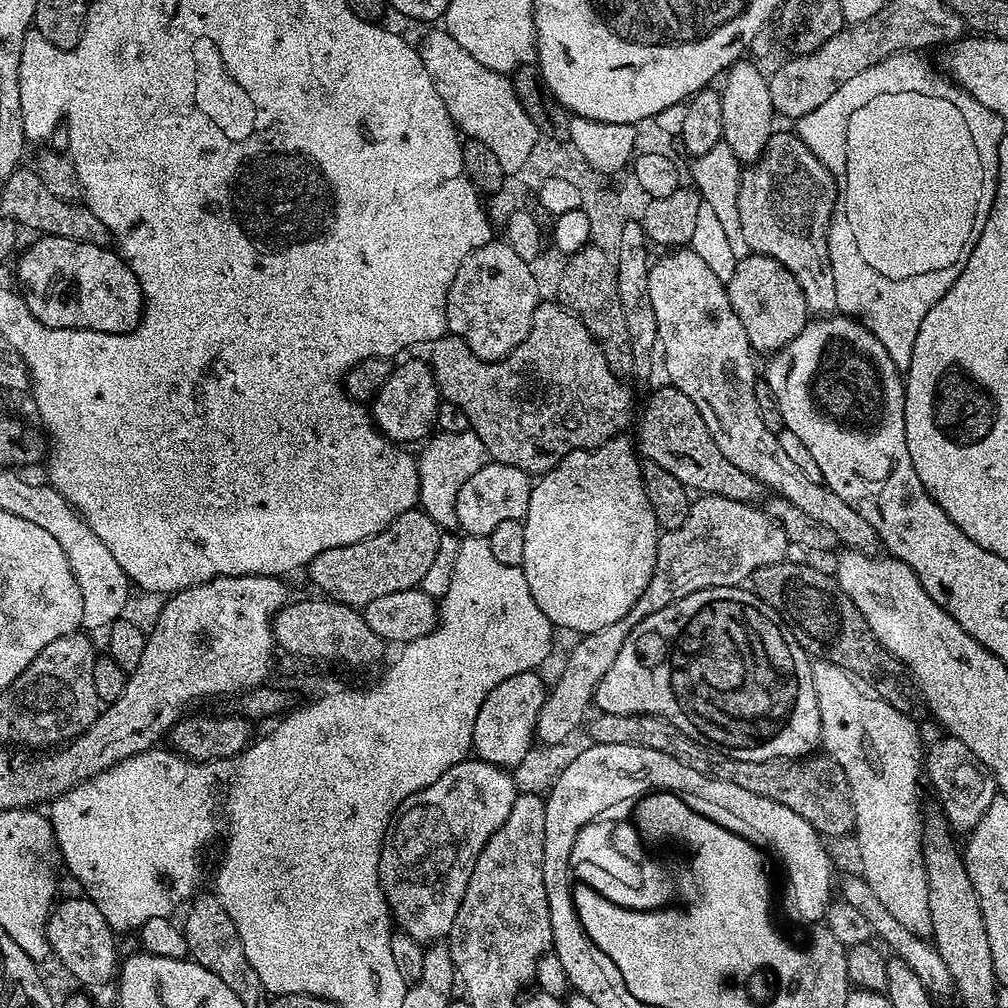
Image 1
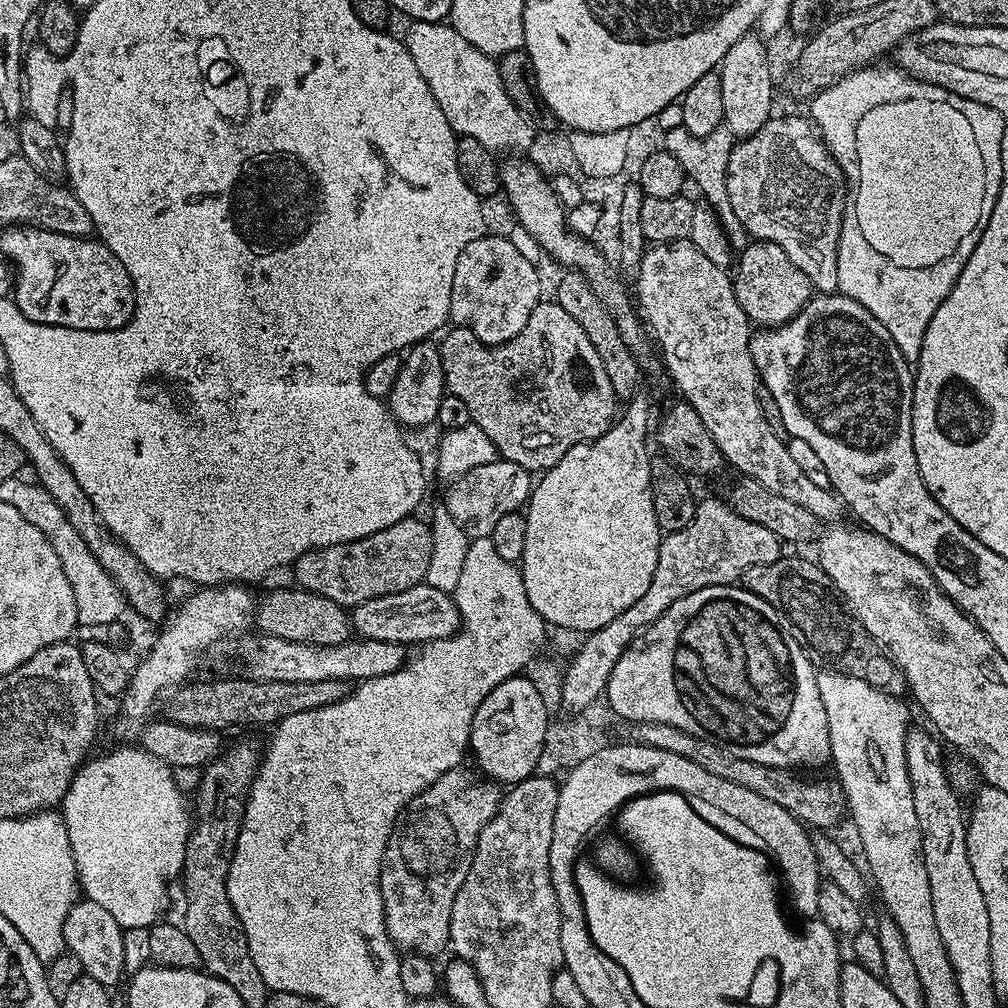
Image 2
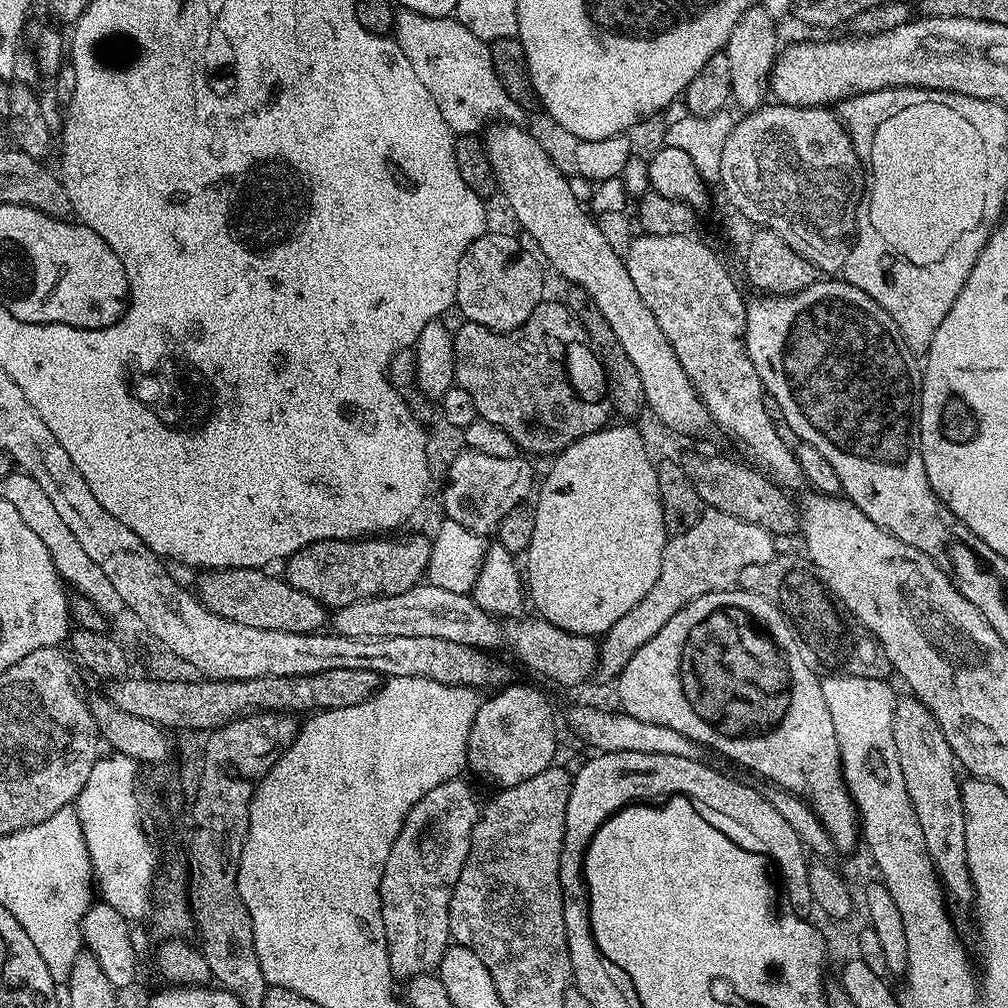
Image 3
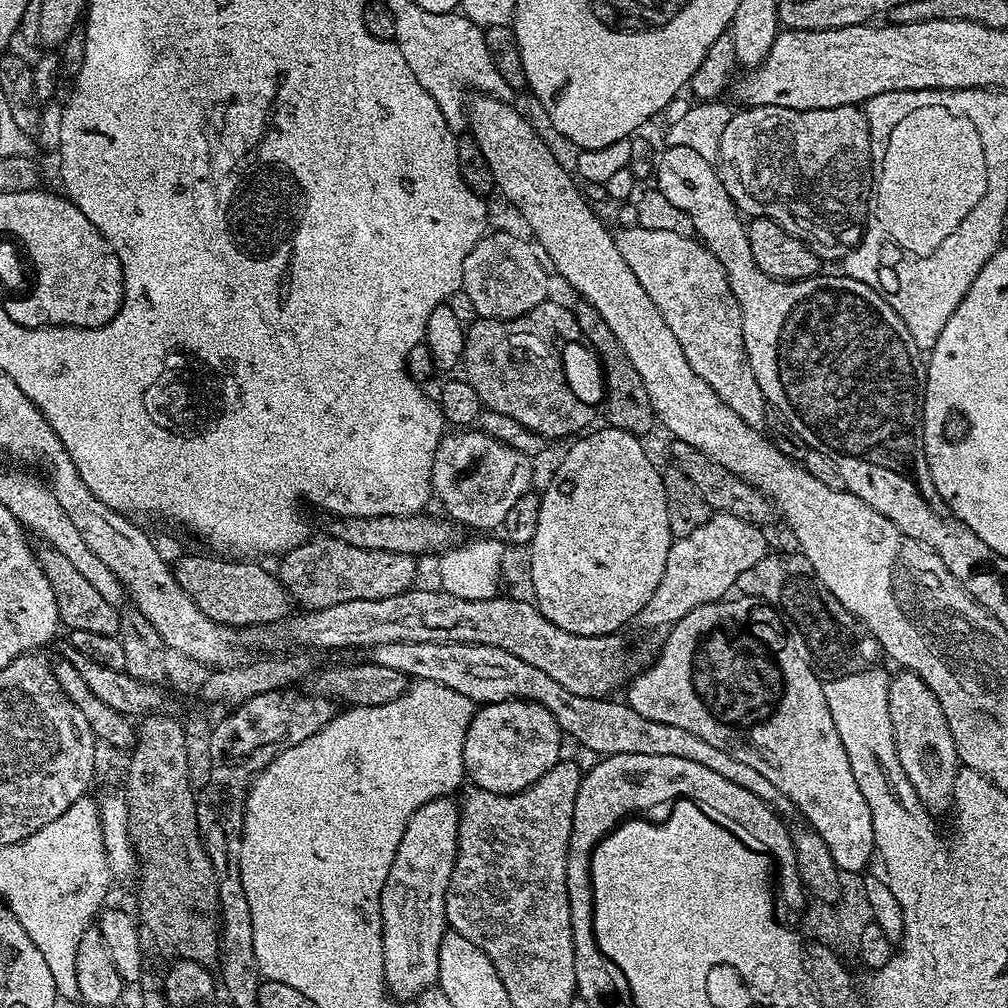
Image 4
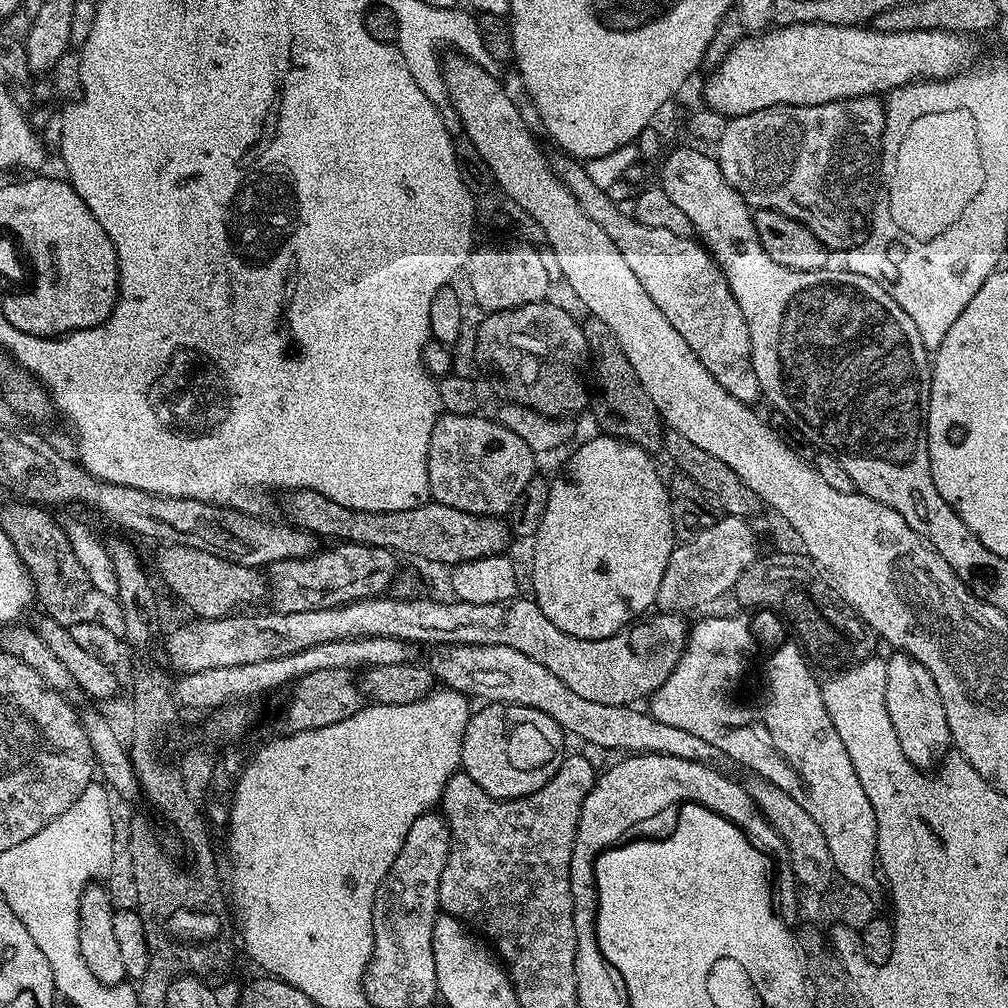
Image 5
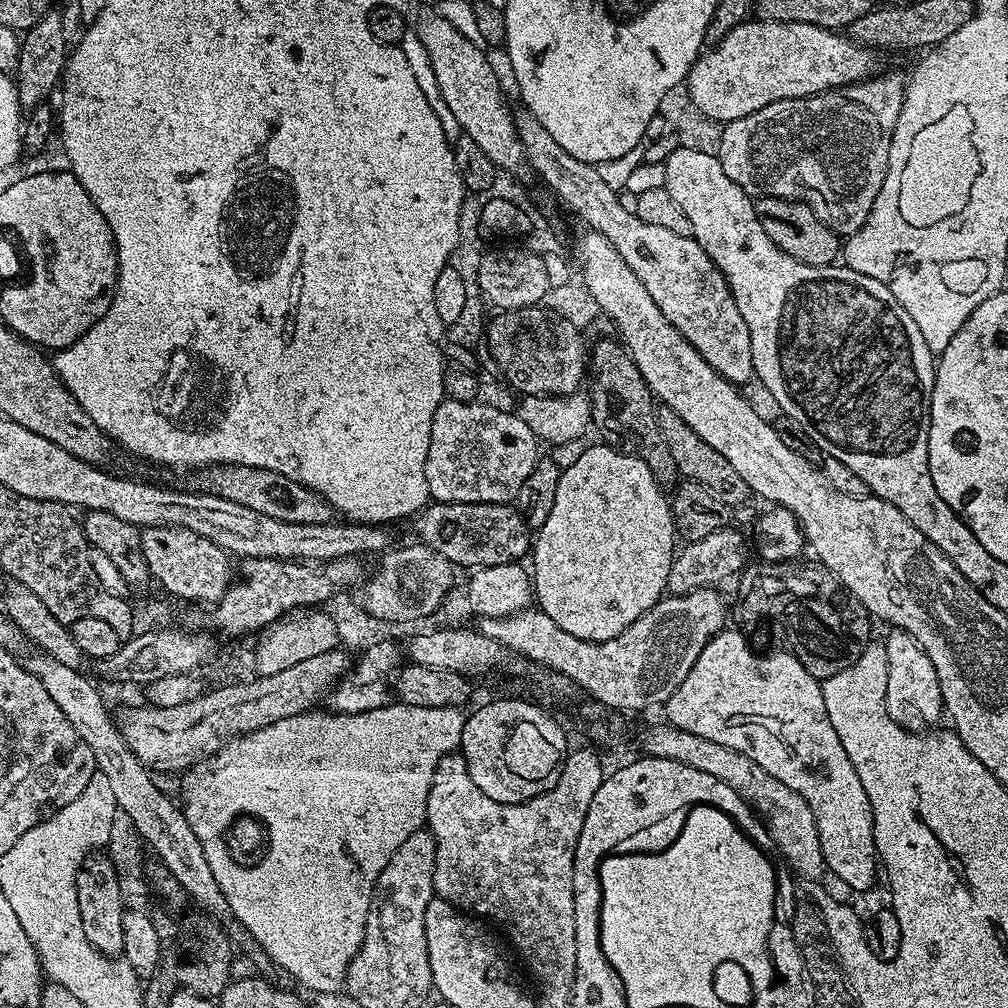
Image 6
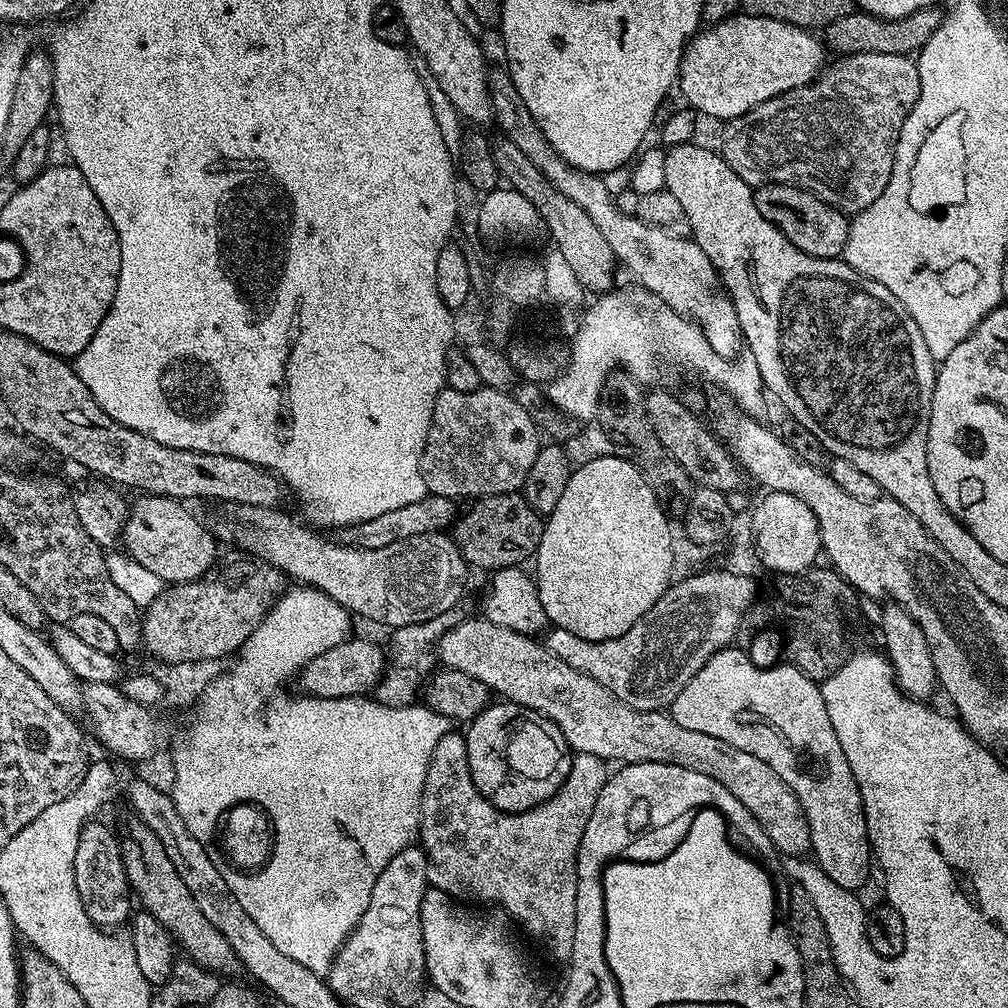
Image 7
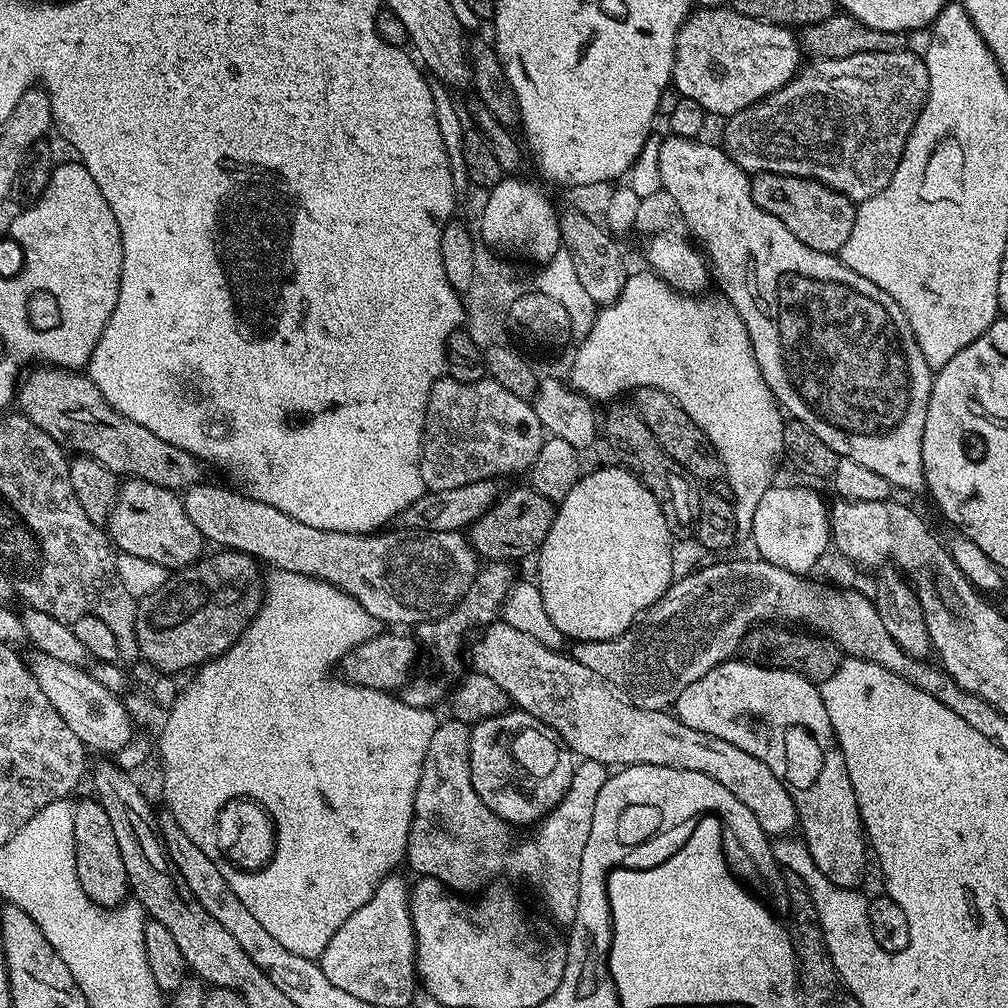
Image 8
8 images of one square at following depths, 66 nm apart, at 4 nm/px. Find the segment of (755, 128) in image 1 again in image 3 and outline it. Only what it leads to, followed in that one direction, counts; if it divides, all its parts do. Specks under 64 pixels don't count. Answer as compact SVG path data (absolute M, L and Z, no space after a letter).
M753 6L746 10L746 14L742 14L738 26L734 26L730 34L726 51L730 58L731 103L744 108L740 110L753 110L765 103L766 93L769 91L768 78L778 55L776 28L777 21L772 19L763 6Z

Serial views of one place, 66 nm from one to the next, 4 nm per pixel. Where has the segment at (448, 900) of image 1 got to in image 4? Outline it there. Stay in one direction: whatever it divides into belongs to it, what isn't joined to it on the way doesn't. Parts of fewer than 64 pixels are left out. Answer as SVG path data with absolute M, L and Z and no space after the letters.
M439 796L430 802L426 802L426 806L422 806L418 810L414 810L414 814L406 826L406 834L402 834L402 842L394 854L394 862L390 866L390 874L386 874L386 882L382 886L382 894L380 895L380 913L382 914L382 946L384 947L384 984L388 988L389 993L391 993L397 1001L415 1001L416 997L419 996L420 993L426 991L427 988L433 987L433 985L438 981L438 950L442 946L442 938L446 931L446 921L444 919L446 886L450 886L450 874L454 870L454 862L456 861L459 825L460 805L452 796Z

